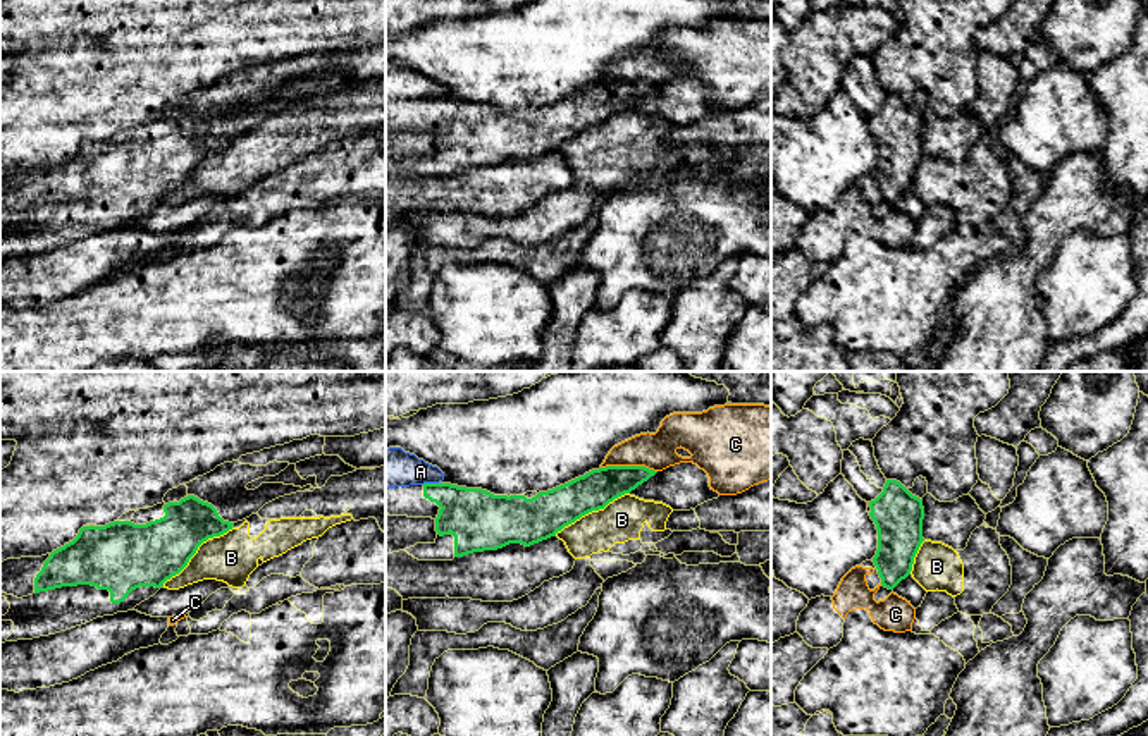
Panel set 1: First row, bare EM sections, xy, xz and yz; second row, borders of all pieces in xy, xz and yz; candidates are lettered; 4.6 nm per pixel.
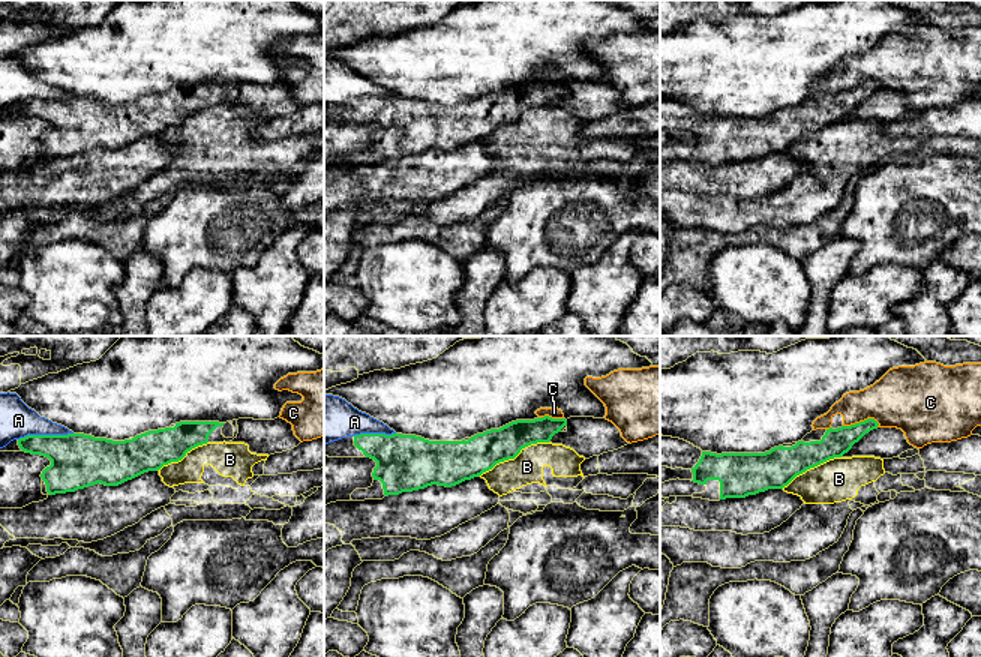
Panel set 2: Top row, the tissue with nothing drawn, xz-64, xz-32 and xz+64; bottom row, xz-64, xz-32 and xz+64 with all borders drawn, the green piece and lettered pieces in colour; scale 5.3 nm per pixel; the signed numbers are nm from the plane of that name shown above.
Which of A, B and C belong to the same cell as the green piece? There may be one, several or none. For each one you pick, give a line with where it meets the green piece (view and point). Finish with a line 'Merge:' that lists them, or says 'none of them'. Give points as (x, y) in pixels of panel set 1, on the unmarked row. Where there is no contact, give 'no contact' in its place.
Merge: none of them

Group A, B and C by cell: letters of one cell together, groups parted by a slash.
A / B / C

